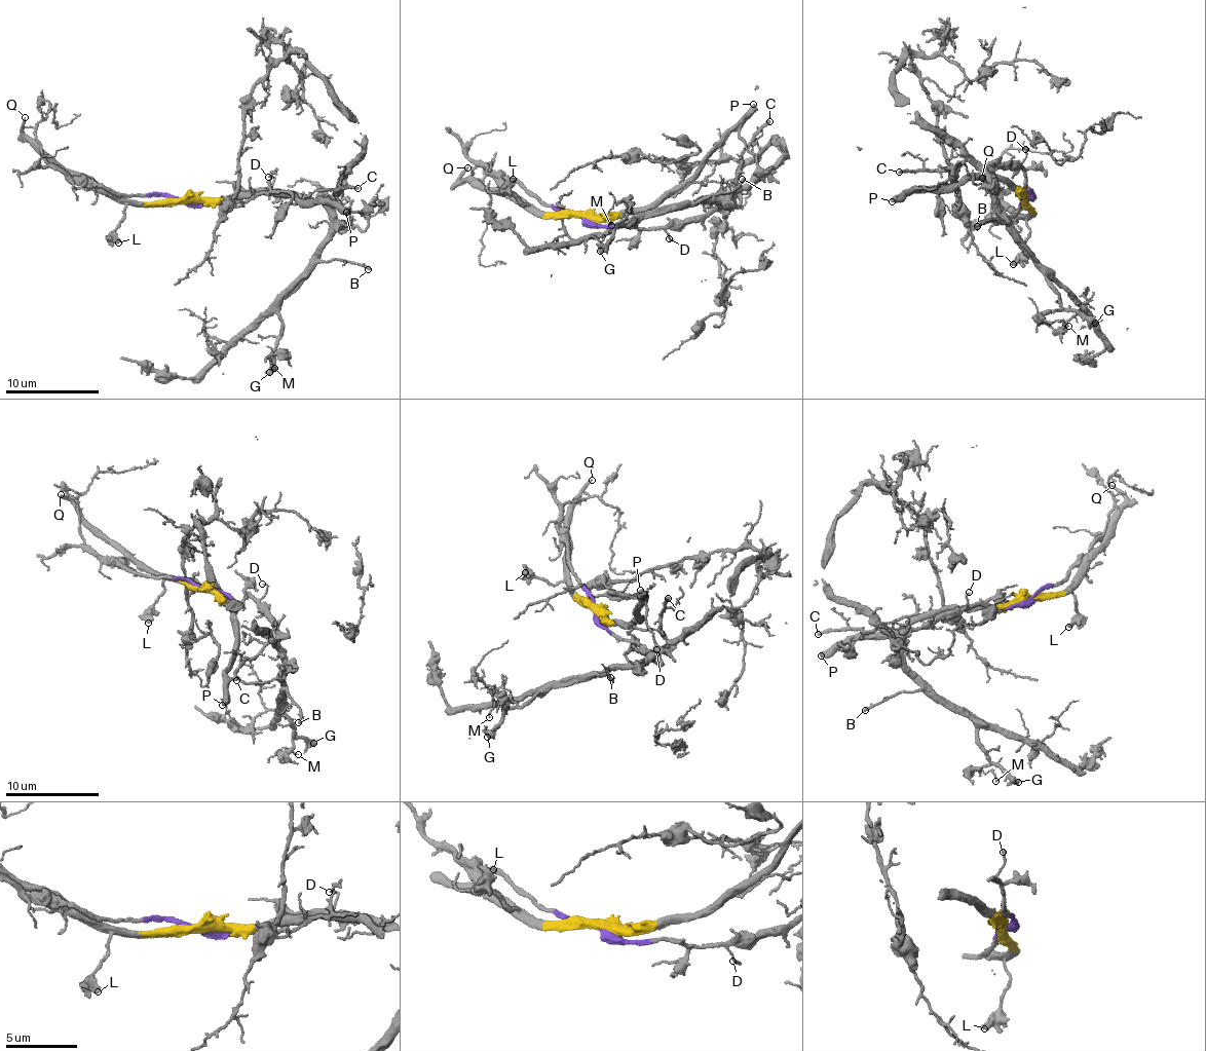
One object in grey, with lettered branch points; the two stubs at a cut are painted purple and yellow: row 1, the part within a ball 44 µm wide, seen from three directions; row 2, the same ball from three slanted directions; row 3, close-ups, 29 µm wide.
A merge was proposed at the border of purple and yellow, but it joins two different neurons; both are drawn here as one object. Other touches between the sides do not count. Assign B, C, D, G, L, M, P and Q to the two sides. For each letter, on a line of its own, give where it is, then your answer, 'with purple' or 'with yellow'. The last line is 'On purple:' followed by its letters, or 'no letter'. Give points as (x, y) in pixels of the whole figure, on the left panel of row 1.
B: (368, 269) | with purple
C: (357, 188) | with purple
D: (268, 177) | with purple
G: (269, 372) | with purple
L: (118, 242) | with yellow
M: (274, 368) | with purple
P: (346, 212) | with yellow
Q: (25, 117) | with yellow
On purple: B, C, D, G, M

